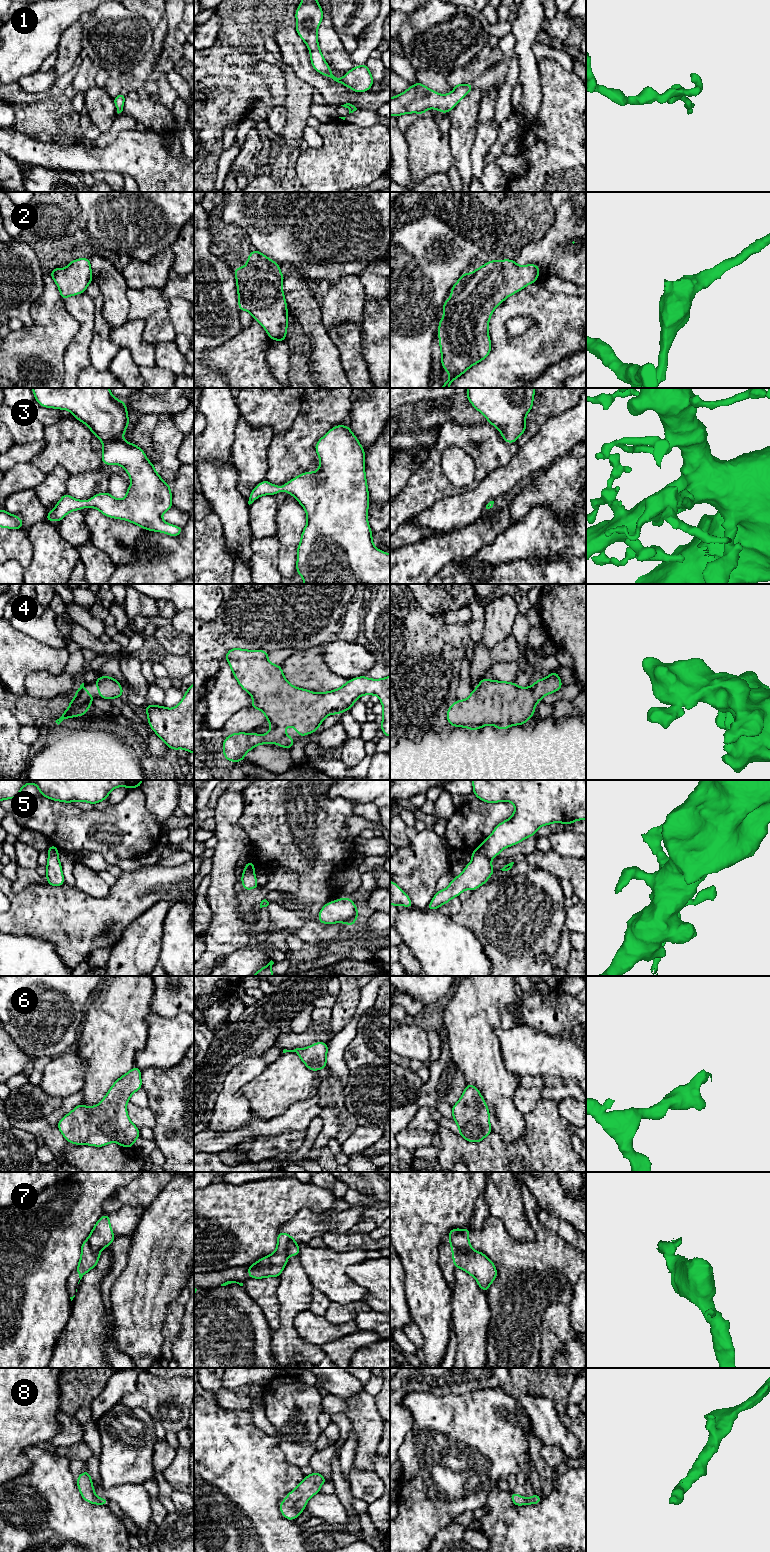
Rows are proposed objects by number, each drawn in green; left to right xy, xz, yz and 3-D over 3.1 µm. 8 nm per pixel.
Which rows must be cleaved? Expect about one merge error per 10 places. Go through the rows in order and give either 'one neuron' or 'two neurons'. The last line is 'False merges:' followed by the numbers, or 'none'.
1: one neuron
2: one neuron
3: one neuron
4: one neuron
5: two neurons
6: one neuron
7: two neurons
8: one neuron
False merges: 5, 7

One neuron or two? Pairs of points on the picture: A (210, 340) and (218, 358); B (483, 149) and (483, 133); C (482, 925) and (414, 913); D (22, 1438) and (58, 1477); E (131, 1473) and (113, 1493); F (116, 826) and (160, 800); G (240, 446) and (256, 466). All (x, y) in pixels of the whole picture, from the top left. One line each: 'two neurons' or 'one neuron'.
A: two neurons
B: one neuron
C: two neurons
D: two neurons
E: two neurons
F: two neurons
G: one neuron

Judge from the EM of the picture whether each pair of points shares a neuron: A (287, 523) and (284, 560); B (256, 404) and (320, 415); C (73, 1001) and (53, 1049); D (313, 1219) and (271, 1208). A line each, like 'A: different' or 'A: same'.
A: same
B: different
C: same
D: different

